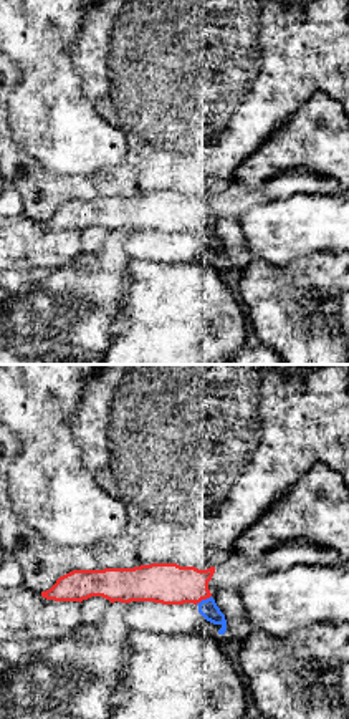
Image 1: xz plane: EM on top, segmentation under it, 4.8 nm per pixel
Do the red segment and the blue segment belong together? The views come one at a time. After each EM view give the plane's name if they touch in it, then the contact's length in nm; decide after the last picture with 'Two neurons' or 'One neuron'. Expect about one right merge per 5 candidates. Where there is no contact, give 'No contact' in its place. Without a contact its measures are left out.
Touches red in xz. Shared border 90 nm

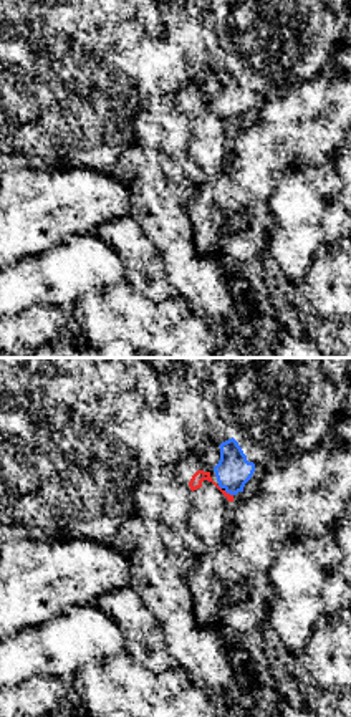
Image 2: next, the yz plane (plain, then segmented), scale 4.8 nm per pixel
Touches red in yz. Shared border 50 nm

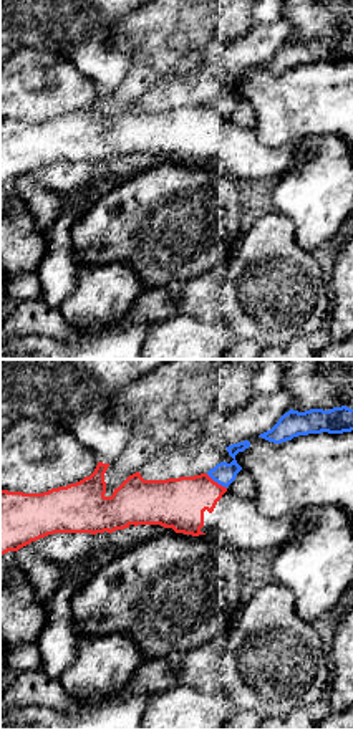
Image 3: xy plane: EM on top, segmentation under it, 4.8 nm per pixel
Touches red in xy. Shared border 130 nm

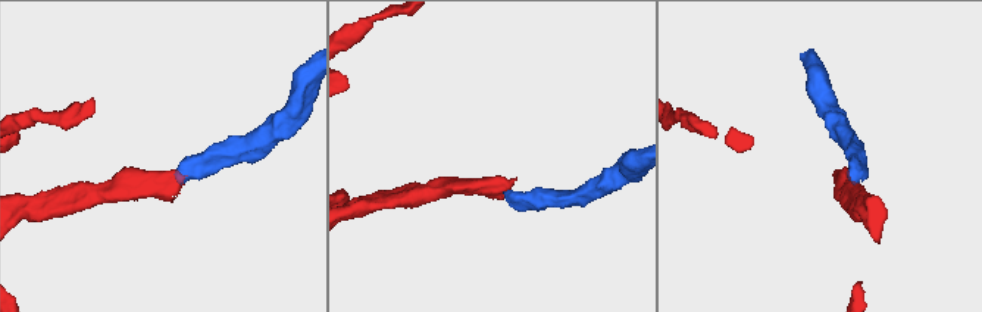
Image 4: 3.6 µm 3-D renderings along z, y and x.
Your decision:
Two neurons

